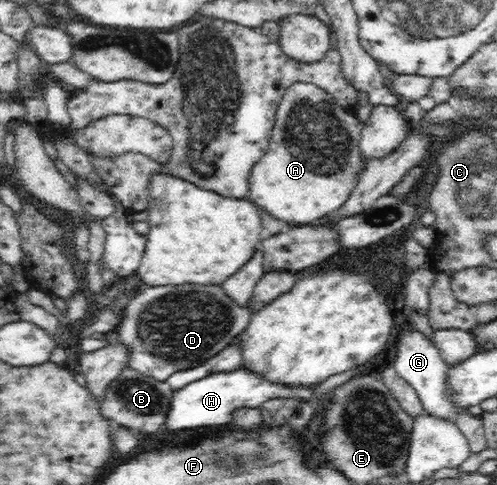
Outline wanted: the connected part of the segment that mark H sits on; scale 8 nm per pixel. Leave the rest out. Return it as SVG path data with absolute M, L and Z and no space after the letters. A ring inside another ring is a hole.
M244 365L236 367L234 371L214 372L210 376L185 385L182 389L175 390L170 409L165 417L164 431L180 433L180 431L192 431L198 427L204 427L204 429L226 427L232 423L232 413L235 413L236 409L261 408L266 401L276 398L276 389L268 389L268 385L260 385L260 381L252 381L252 377L248 377L248 373L240 373L242 366Z

